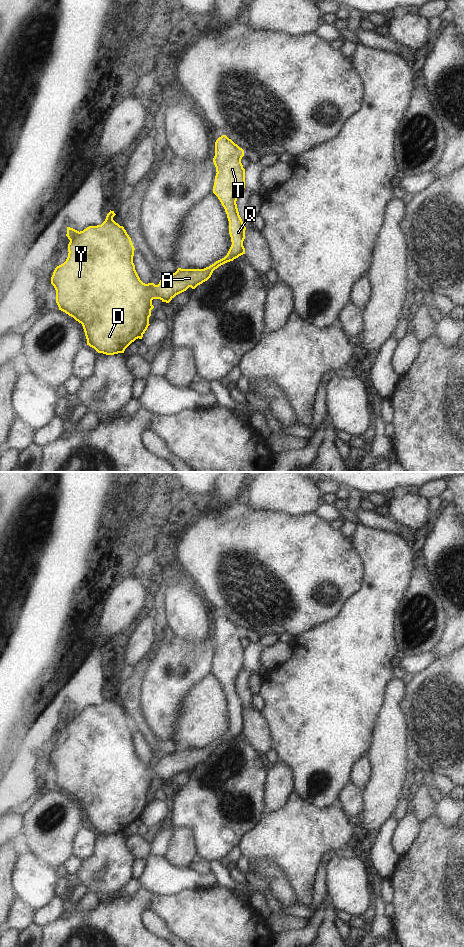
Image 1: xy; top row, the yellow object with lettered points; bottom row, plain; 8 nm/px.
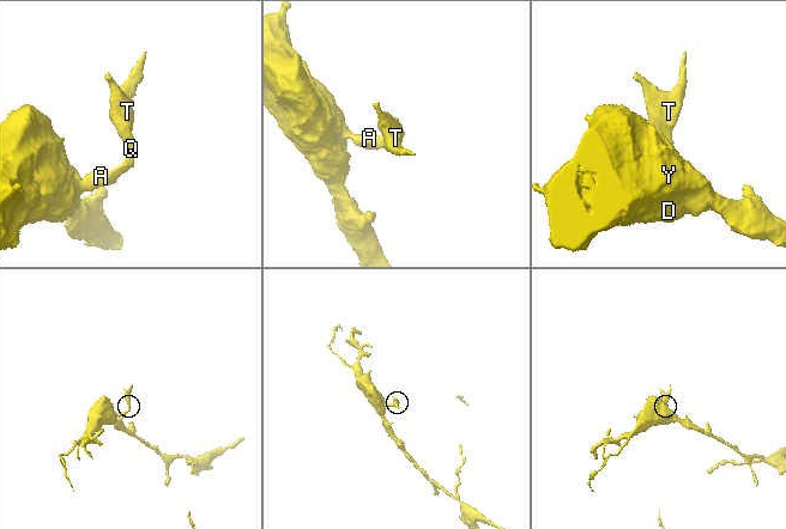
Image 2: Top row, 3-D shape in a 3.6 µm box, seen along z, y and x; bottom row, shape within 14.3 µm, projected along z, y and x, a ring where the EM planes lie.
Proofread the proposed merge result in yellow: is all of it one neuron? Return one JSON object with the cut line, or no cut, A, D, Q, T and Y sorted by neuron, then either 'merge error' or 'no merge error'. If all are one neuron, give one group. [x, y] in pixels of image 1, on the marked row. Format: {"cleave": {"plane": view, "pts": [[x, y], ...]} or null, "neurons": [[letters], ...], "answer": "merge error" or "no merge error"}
{"cleave": null, "neurons": [["A", "D", "Q", "T", "Y"]], "answer": "no merge error"}

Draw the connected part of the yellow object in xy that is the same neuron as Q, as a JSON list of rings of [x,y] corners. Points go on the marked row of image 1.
[[[222,135],[216,140],[213,162],[217,173],[215,176],[213,193],[218,197],[227,214],[232,245],[224,258],[216,261],[209,267],[204,269],[178,268],[175,273],[163,277],[158,285],[155,285],[154,283],[145,284],[140,280],[135,270],[135,265],[133,263],[135,248],[131,238],[124,227],[113,220],[113,217],[116,215],[114,211],[110,210],[105,221],[101,225],[89,226],[80,232],[67,227],[66,236],[70,240],[68,244],[68,257],[63,264],[55,268],[51,277],[51,284],[56,290],[56,303],[59,310],[65,312],[82,324],[87,339],[87,345],[94,348],[98,353],[106,355],[124,353],[125,349],[132,342],[138,338],[142,339],[143,334],[150,325],[149,317],[151,316],[151,310],[154,308],[152,305],[153,299],[160,299],[162,302],[169,303],[176,295],[186,291],[189,287],[195,289],[198,285],[207,281],[211,277],[213,271],[219,266],[245,254],[243,241],[245,239],[246,227],[239,215],[236,204],[238,196],[245,188],[245,169],[241,163],[243,156],[244,150],[226,135]]]

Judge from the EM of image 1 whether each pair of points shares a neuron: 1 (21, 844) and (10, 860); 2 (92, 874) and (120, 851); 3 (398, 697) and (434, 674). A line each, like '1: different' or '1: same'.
1: same
2: same
3: different

